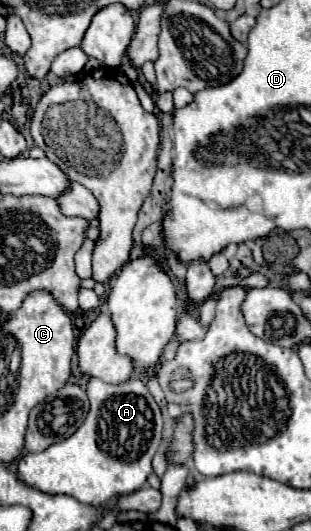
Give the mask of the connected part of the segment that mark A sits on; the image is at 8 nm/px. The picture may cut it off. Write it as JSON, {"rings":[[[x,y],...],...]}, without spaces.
{"rings":[[[90,378],[86,394],[90,400],[90,410],[84,424],[70,438],[46,448],[44,452],[22,456],[18,460],[18,476],[42,492],[64,492],[86,504],[108,504],[112,498],[136,492],[146,484],[152,474],[152,458],[162,440],[164,422],[158,404],[140,378],[130,378],[124,384],[106,384],[98,378]]]}

